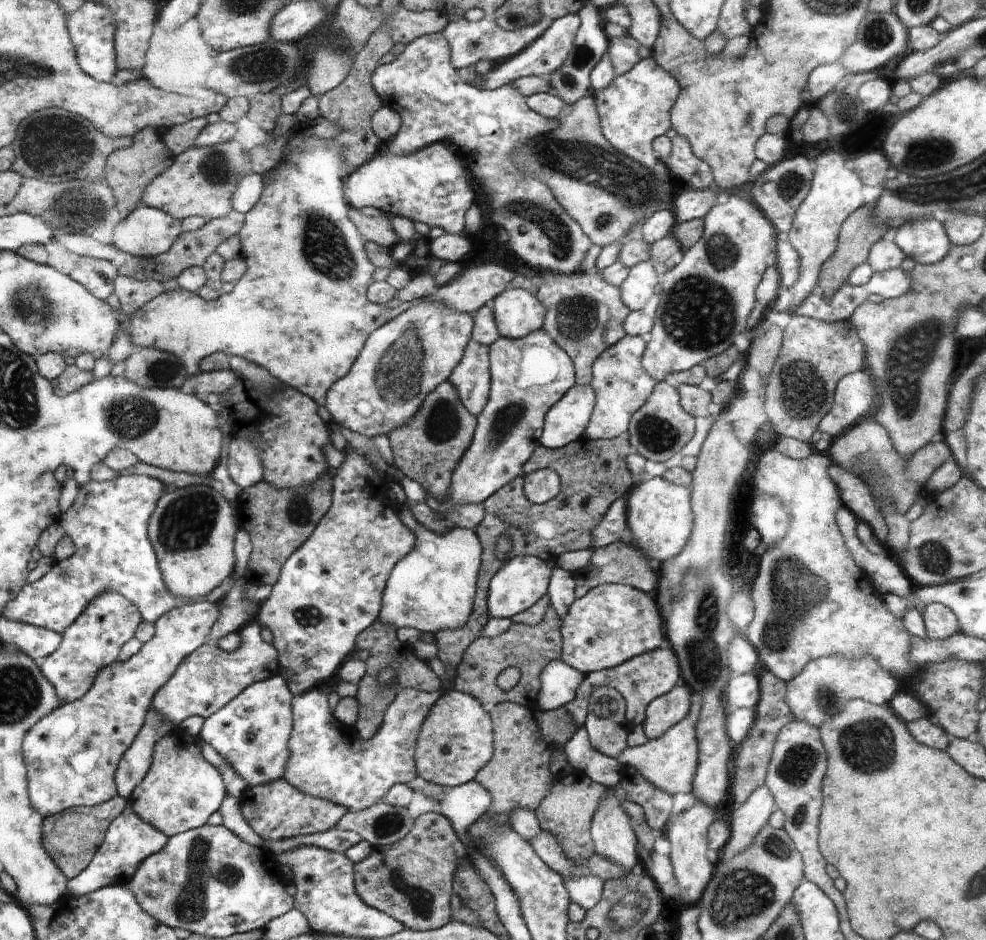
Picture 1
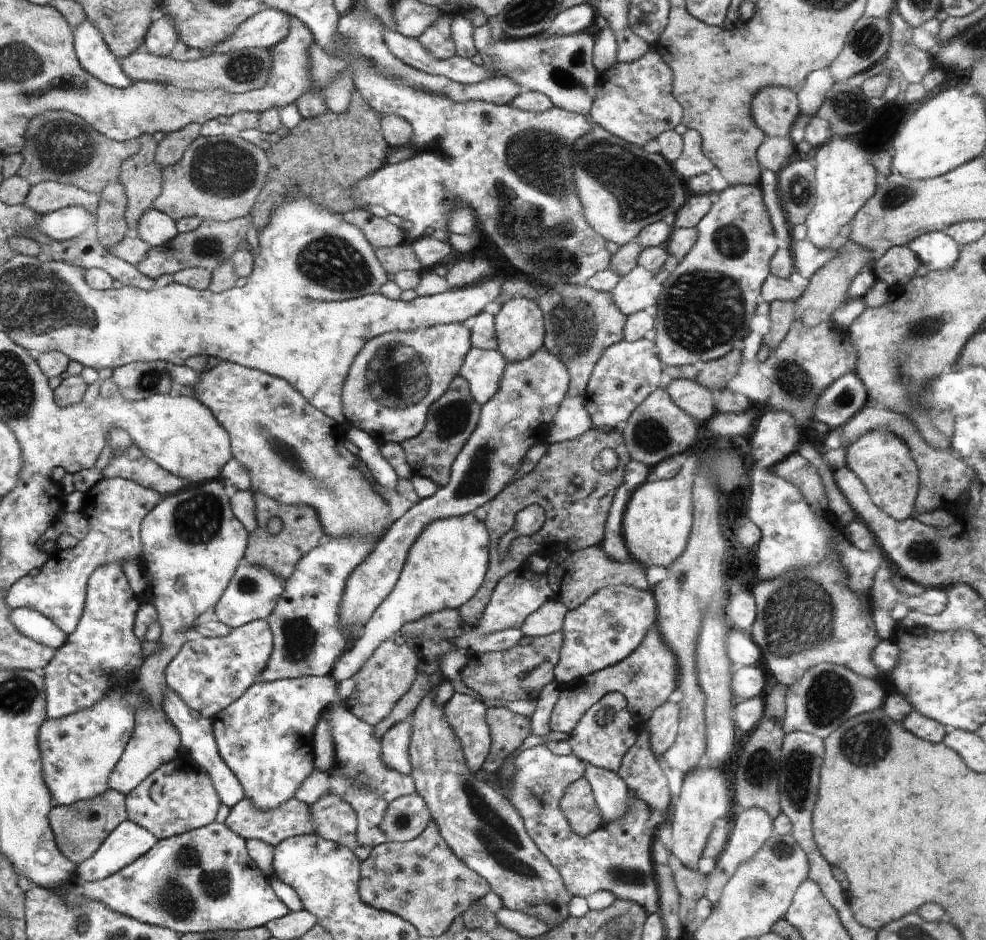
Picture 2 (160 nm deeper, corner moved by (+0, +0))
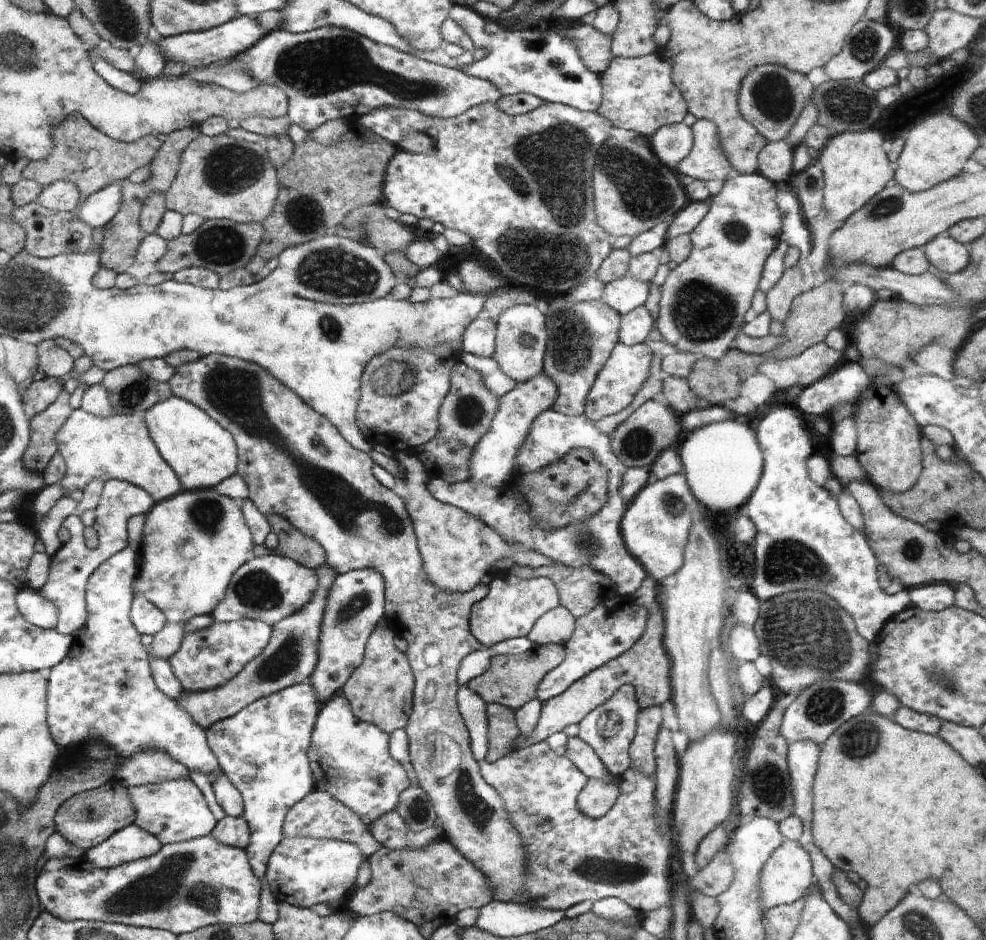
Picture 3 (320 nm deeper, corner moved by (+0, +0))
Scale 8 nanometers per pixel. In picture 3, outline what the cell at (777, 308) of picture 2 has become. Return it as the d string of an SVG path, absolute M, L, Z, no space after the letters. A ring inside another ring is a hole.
M796 265L788 267L773 288L765 293L767 309L773 320L784 322L790 312L792 301L801 292L802 274Z

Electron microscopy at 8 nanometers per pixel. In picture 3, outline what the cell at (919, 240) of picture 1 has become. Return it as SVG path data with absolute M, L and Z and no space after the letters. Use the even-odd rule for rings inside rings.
M944 234L927 242L923 251L930 264L949 274L964 270L970 262L968 246Z

